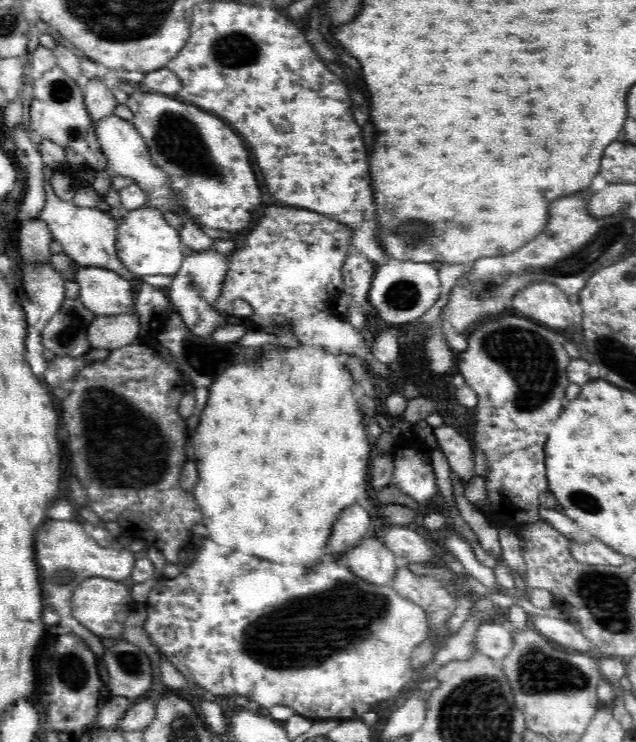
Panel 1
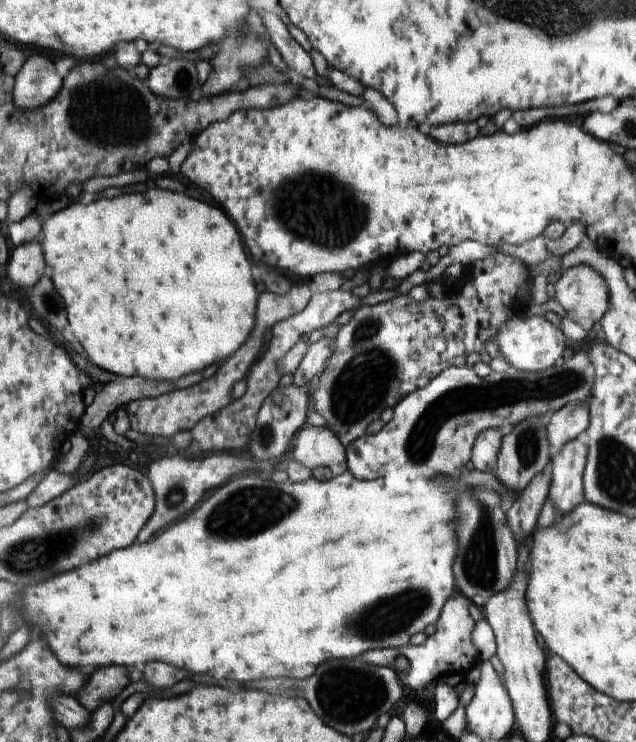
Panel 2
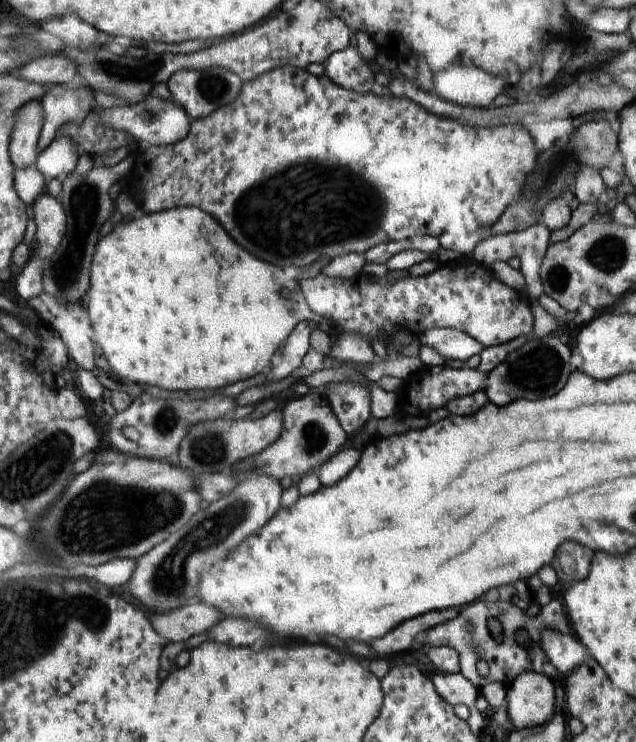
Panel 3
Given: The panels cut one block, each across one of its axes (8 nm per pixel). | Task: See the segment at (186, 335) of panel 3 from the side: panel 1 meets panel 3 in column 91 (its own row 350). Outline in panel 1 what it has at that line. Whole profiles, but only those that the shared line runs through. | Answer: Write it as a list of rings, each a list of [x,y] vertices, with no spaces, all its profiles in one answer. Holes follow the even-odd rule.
[[[299,342],[298,348],[272,346],[268,350],[268,356],[264,358],[264,362],[258,362],[260,366],[246,366],[246,364],[230,366],[230,372],[226,370],[210,386],[210,398],[206,402],[202,416],[200,416],[200,424],[196,428],[196,432],[200,434],[198,442],[196,442],[196,450],[198,450],[196,462],[198,462],[200,480],[192,492],[196,496],[200,510],[204,512],[204,520],[201,524],[206,526],[206,536],[203,539],[212,538],[214,542],[218,542],[217,545],[222,546],[219,554],[230,554],[230,552],[248,554],[248,556],[256,556],[262,560],[270,560],[274,564],[290,566],[290,572],[292,572],[292,568],[302,568],[308,572],[310,568],[316,568],[318,560],[326,554],[326,544],[330,540],[331,530],[334,522],[338,520],[339,514],[347,506],[370,497],[369,466],[372,456],[375,454],[374,446],[369,443],[363,424],[363,415],[359,410],[358,386],[353,382],[351,372],[344,366],[338,366],[338,362],[336,362],[338,358],[339,356],[332,356],[330,353],[323,352],[322,349],[311,348],[308,345],[299,344]]]

